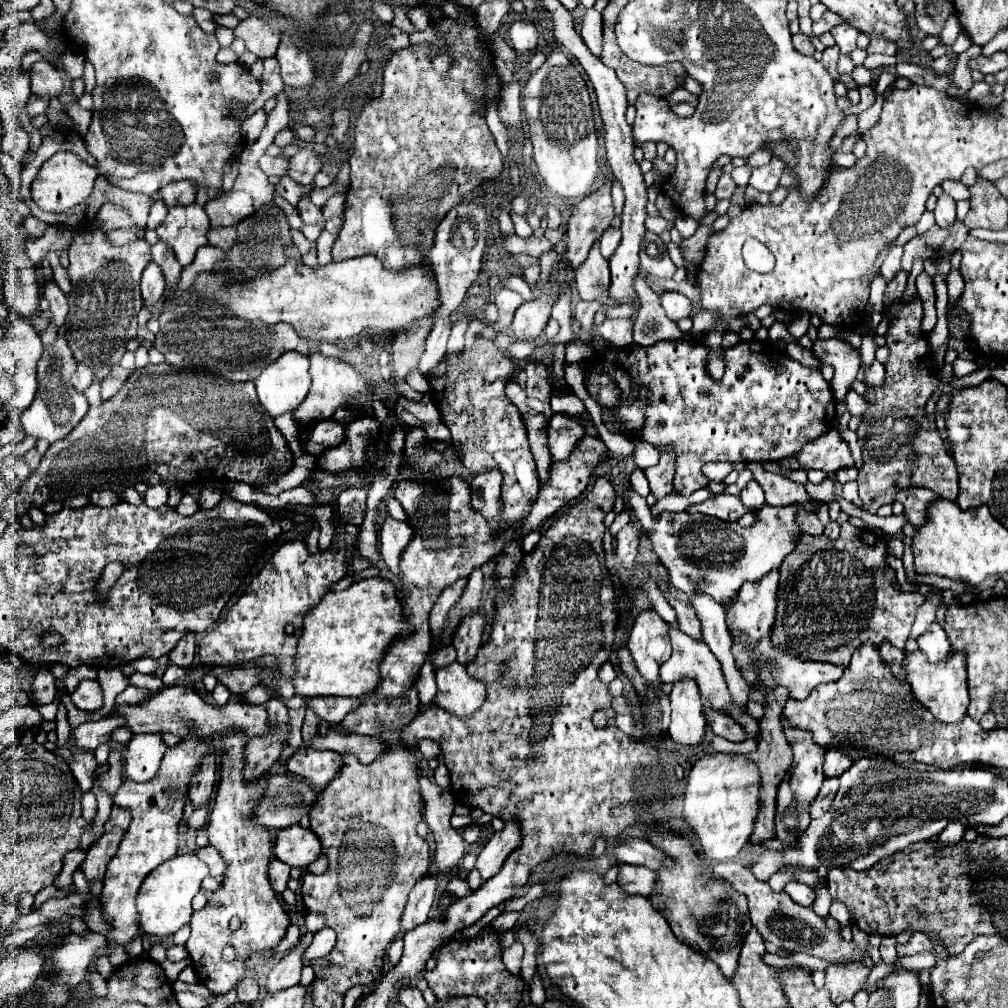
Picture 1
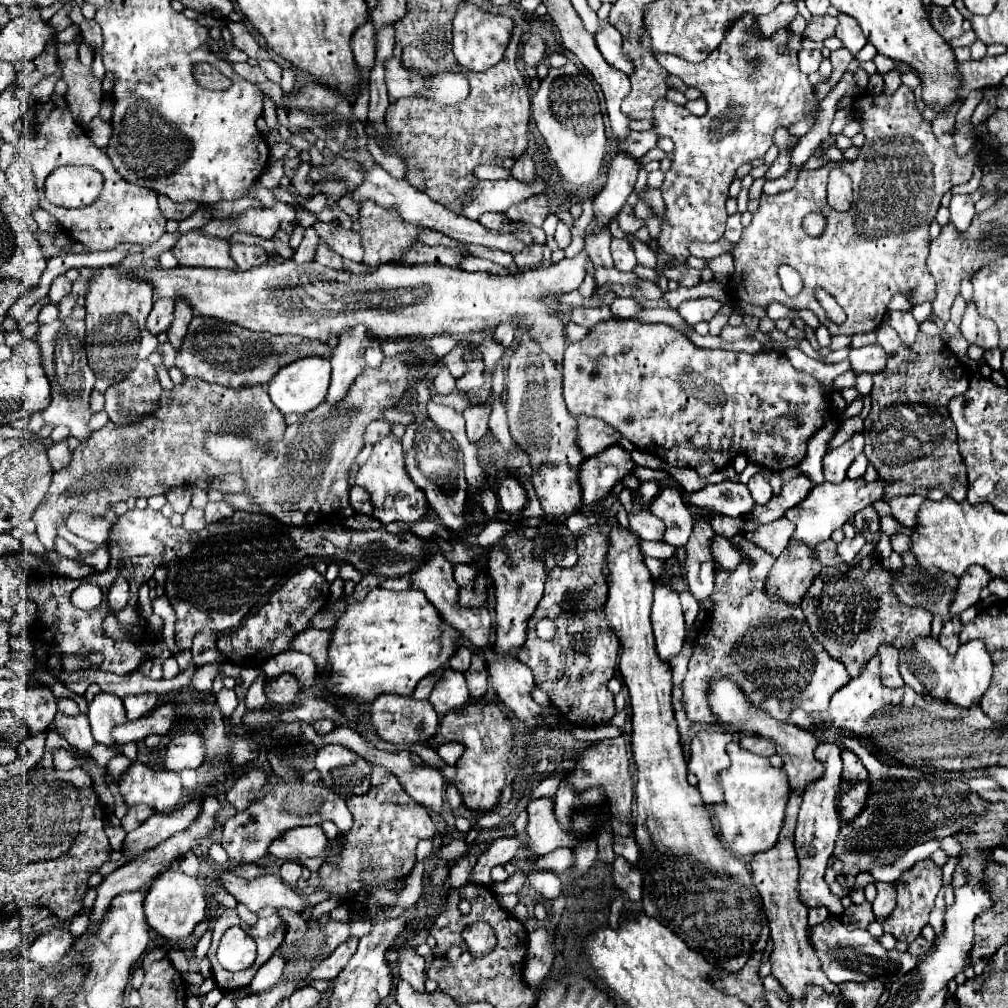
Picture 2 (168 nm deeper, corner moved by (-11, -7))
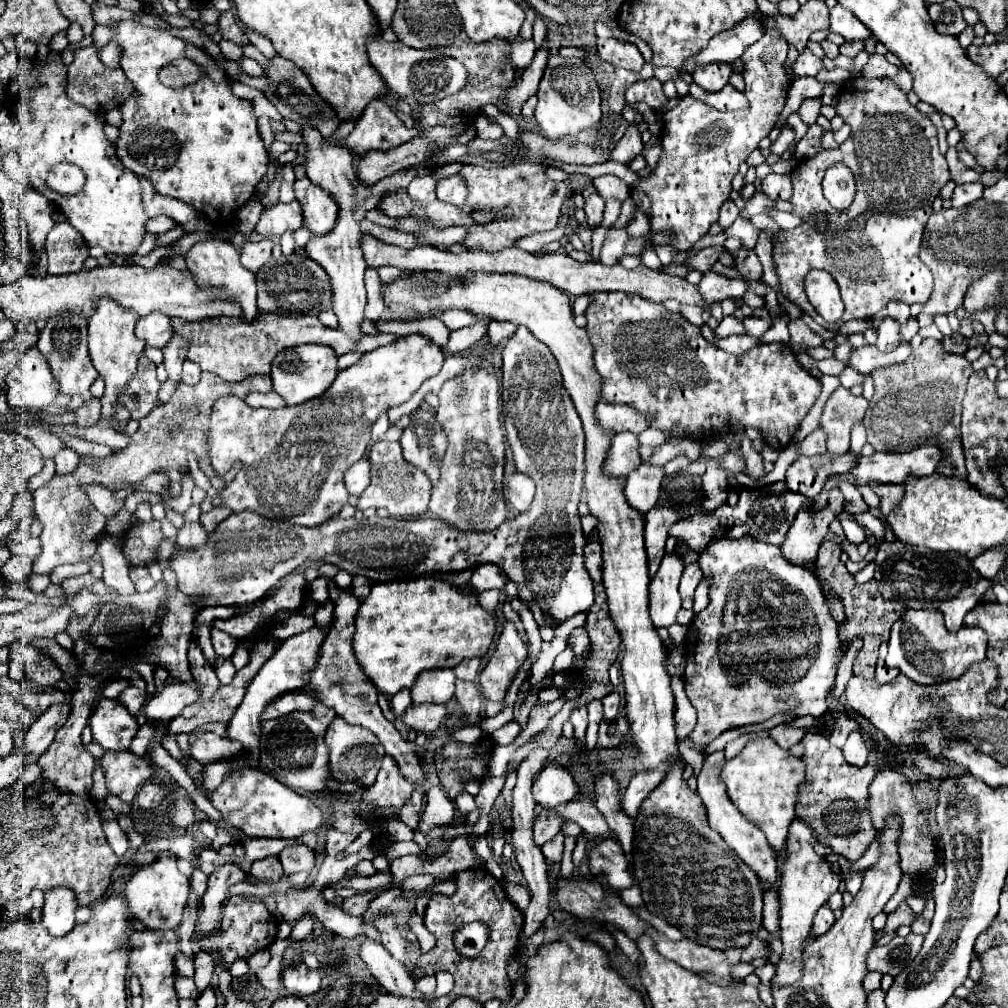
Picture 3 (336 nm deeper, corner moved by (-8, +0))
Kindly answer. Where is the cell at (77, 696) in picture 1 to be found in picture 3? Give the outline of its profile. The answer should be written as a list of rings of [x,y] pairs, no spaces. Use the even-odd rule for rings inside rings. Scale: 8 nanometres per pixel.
[[[100,697],[90,715],[92,737],[106,751],[124,751],[138,731],[134,716],[116,699]]]

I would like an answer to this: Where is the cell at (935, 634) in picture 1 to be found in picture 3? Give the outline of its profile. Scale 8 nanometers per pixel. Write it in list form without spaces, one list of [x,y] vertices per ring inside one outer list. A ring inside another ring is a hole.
[[[884,541],[882,549],[878,547],[876,555],[876,573],[878,589],[886,599],[900,601],[906,609],[932,609],[944,615],[944,625],[950,633],[956,633],[962,627],[962,619],[974,605],[982,599],[990,585],[978,579],[970,559],[956,553],[936,553],[930,549],[908,547],[900,541]]]

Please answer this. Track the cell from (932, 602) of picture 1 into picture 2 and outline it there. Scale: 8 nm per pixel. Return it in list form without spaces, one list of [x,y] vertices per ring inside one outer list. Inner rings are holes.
[[[971,566],[971,568],[967,568],[967,572],[959,580],[959,588],[957,588],[955,600],[951,604],[951,614],[963,612],[969,606],[977,604],[981,590],[987,588],[987,584],[991,582],[991,578],[993,576],[983,566]]]

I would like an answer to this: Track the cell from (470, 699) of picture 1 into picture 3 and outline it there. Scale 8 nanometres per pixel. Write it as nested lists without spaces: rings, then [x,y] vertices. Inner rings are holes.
[[[432,669],[420,673],[412,687],[414,703],[448,703],[454,697],[454,671]]]

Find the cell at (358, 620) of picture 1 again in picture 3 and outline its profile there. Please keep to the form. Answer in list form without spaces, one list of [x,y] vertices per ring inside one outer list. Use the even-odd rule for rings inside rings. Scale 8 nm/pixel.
[[[432,577],[386,581],[374,583],[370,595],[360,603],[352,647],[376,689],[390,697],[404,687],[412,687],[420,671],[454,667],[466,657],[482,657],[494,631],[496,613],[484,611],[476,595],[462,597],[454,585]]]

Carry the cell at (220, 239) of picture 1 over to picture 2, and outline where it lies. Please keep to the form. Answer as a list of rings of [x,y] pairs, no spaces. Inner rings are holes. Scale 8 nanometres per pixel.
[[[231,244],[231,258],[237,262],[239,270],[251,270],[261,266],[269,260],[269,254],[261,246],[245,246],[245,244]]]

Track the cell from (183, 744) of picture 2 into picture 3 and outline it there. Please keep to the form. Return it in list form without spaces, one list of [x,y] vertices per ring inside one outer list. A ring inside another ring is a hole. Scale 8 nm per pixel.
[[[202,733],[196,737],[196,741],[190,745],[188,755],[192,759],[196,759],[198,763],[206,765],[218,759],[226,759],[226,757],[234,757],[240,753],[240,745],[236,741],[218,737],[216,733]]]

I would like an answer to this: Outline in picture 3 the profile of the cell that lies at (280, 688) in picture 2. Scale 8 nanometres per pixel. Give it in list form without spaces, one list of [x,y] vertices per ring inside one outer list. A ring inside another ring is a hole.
[[[330,583],[330,595],[332,595],[330,599],[335,604],[332,627],[330,627],[330,633],[324,639],[322,647],[320,647],[320,659],[316,663],[316,669],[312,669],[312,673],[308,675],[308,685],[304,689],[316,701],[324,703],[326,707],[332,707],[348,723],[370,729],[380,739],[386,753],[398,761],[400,771],[404,773],[404,777],[408,777],[414,783],[424,783],[424,773],[422,773],[422,767],[420,767],[420,757],[416,753],[418,751],[416,745],[406,743],[400,737],[400,733],[396,731],[396,727],[382,715],[380,705],[378,705],[378,691],[372,685],[372,681],[364,675],[364,671],[360,669],[360,665],[354,657],[354,651],[352,651],[354,615],[358,611],[360,601],[354,597],[352,591],[338,589],[334,583]],[[360,683],[368,683],[368,693]],[[406,765],[412,765],[412,767],[406,767]]]

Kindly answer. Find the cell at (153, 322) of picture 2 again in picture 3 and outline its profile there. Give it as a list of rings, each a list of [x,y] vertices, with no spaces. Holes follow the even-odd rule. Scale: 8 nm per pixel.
[[[150,313],[148,317],[142,317],[136,325],[136,337],[146,341],[150,347],[164,347],[172,337],[170,319],[162,313]]]

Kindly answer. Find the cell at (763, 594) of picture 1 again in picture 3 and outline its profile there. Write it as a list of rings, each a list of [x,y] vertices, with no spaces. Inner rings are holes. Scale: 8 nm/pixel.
[[[834,489],[830,493],[828,505],[820,513],[808,513],[808,501],[806,501],[806,505],[792,521],[786,539],[780,547],[782,557],[792,565],[800,565],[800,567],[814,565],[818,557],[818,547],[828,533],[830,521],[836,519],[836,513],[842,511],[842,503],[844,497],[840,489]]]

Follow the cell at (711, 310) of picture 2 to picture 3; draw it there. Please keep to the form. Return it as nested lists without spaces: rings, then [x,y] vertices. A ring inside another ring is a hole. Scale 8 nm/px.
[[[706,271],[702,275],[702,281],[698,283],[698,293],[704,303],[718,303],[726,297],[738,299],[746,293],[748,285],[744,279],[726,279],[714,271]]]

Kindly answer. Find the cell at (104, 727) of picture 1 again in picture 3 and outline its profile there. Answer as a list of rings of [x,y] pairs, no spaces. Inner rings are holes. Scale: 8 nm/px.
[[[168,683],[162,689],[156,691],[156,695],[146,705],[146,719],[156,723],[158,727],[166,729],[168,723],[180,715],[180,711],[186,705],[192,705],[196,699],[200,699],[196,683],[184,685],[184,683]]]

